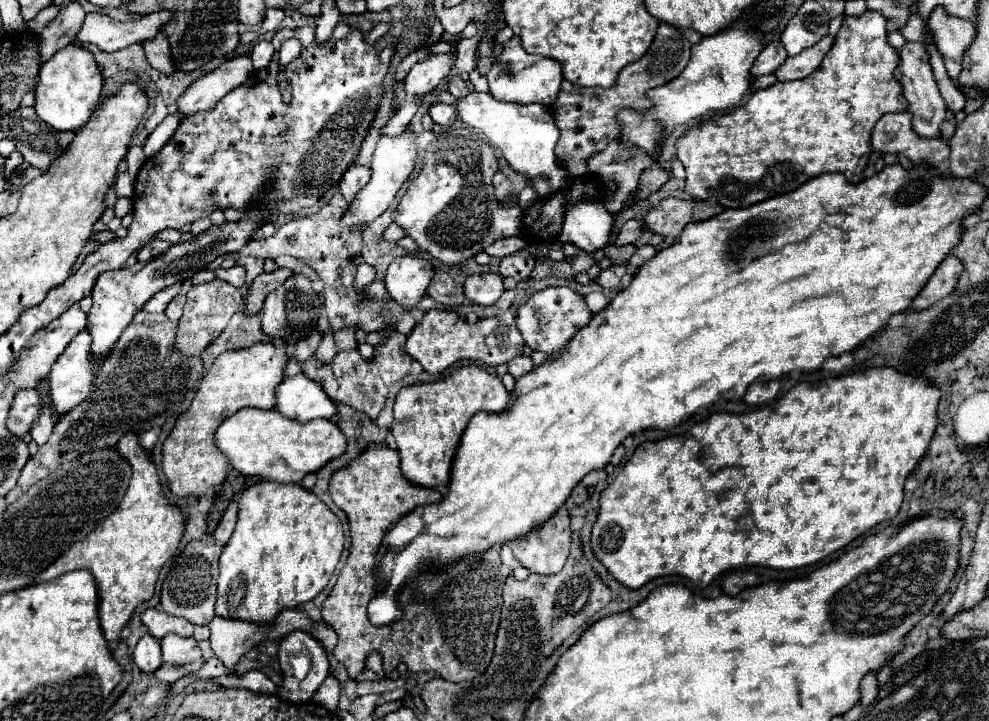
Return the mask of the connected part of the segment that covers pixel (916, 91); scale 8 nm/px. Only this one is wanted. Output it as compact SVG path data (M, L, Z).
M906 41L906 45L898 51L898 55L900 55L900 65L894 71L894 77L900 81L904 97L908 101L908 111L914 115L914 119L912 119L914 131L922 137L938 137L940 125L946 117L946 103L944 103L944 99L938 91L938 85L934 81L934 75L932 75L930 55L916 41Z

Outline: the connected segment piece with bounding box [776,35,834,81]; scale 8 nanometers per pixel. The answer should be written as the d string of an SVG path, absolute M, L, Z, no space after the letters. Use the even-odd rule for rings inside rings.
M826 35L812 49L804 49L804 53L796 57L788 57L786 63L776 71L778 81L794 81L794 79L808 77L812 71L820 67L822 59L832 49L832 45L834 45L834 35Z

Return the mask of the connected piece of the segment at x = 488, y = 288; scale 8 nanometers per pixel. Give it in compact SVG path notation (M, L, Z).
M476 273L466 279L464 293L478 305L494 305L504 293L504 283L496 273Z

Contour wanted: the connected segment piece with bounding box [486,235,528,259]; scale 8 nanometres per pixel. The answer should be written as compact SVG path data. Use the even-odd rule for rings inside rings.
M512 235L512 237L504 237L504 239L500 239L500 241L494 241L494 245L490 245L488 249L486 249L486 253L490 255L490 257L506 257L506 255L512 255L512 253L516 253L516 251L520 251L520 249L524 249L528 243L522 239L522 237L518 237L518 235Z

